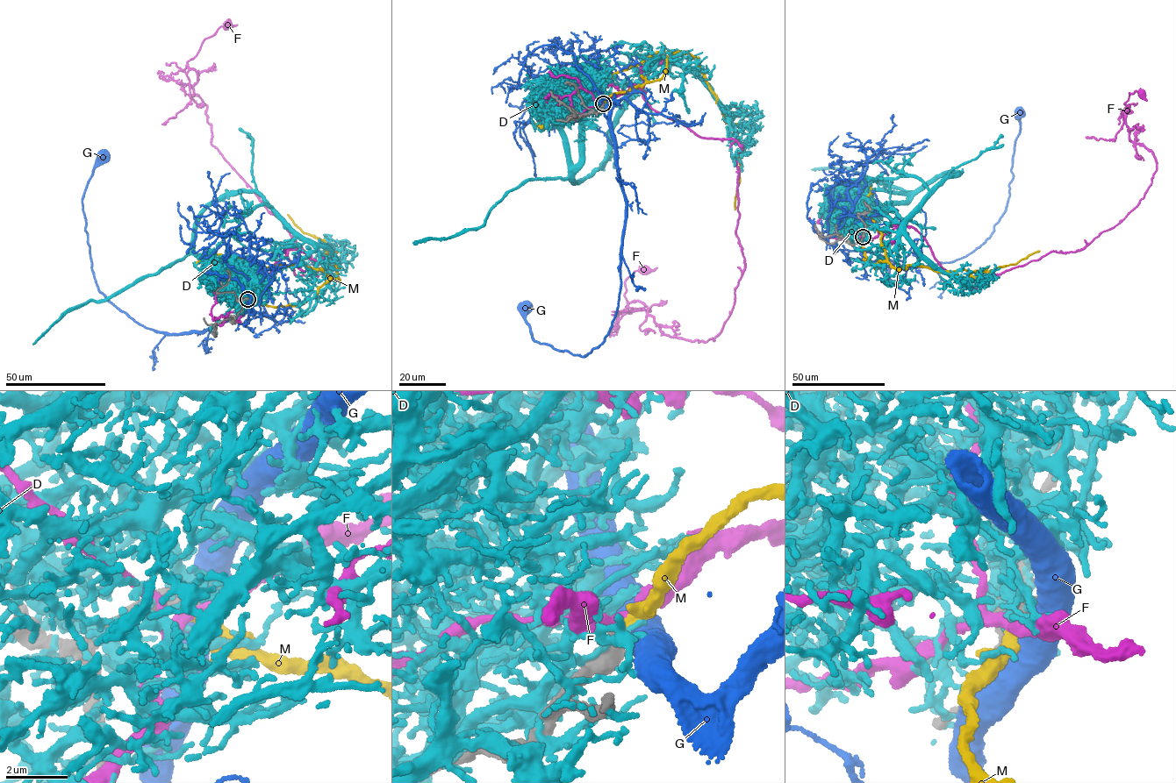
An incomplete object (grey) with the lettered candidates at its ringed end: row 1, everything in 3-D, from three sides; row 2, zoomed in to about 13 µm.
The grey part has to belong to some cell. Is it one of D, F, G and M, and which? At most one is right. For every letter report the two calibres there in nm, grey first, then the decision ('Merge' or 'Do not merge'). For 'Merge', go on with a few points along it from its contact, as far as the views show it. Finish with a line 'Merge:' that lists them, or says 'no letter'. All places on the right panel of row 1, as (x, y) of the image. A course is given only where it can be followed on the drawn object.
D: Thickness 600 nm (grey) against 200 nm. Do not merge
F: Thickness 500 nm (grey) against 320 nm. Do not merge
G: Thickness 600 nm (grey) against 750 nm. Do not merge
M: Thickness 550 nm (grey) against 340 nm. Merge. Its course: (863, 237), (860, 245), (876, 269), (879, 261), (898, 268), (987, 271), (1040, 251)
Merge: M

